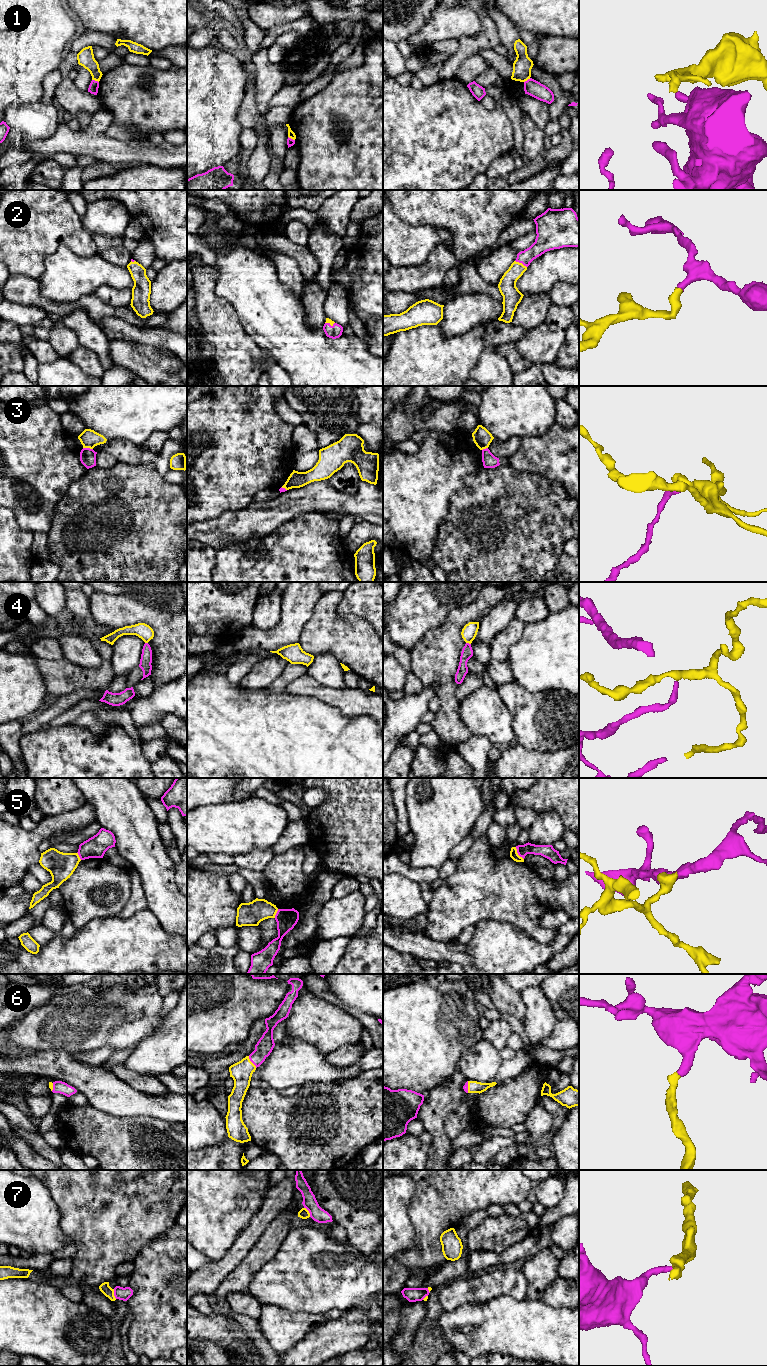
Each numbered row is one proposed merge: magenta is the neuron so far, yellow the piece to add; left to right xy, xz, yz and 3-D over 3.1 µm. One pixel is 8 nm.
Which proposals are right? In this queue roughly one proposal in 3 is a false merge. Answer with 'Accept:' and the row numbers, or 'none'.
Accept: 2, 6

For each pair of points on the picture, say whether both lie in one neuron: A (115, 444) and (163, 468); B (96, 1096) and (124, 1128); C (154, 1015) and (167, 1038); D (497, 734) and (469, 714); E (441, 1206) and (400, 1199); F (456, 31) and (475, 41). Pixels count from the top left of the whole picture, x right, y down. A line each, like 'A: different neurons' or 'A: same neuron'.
A: same neuron
B: different neurons
C: different neurons
D: same neuron
E: different neurons
F: different neurons

